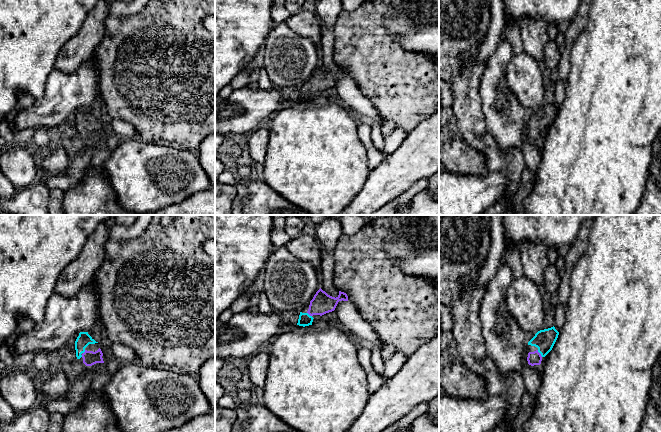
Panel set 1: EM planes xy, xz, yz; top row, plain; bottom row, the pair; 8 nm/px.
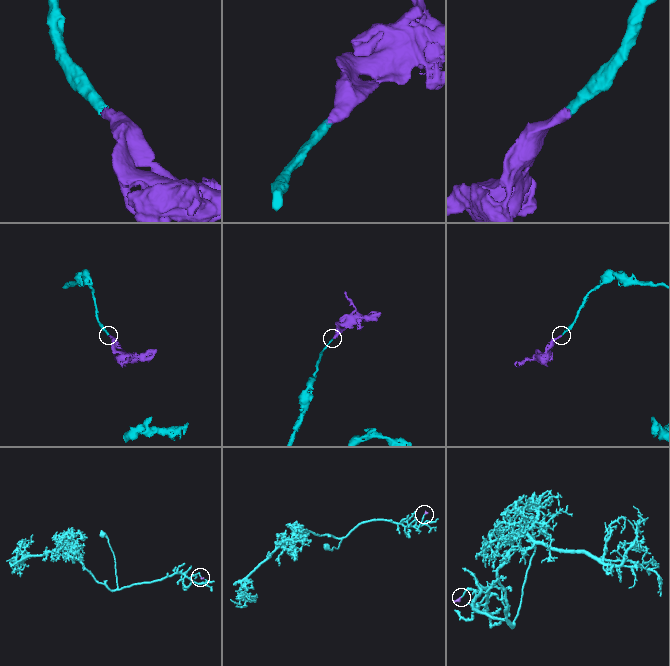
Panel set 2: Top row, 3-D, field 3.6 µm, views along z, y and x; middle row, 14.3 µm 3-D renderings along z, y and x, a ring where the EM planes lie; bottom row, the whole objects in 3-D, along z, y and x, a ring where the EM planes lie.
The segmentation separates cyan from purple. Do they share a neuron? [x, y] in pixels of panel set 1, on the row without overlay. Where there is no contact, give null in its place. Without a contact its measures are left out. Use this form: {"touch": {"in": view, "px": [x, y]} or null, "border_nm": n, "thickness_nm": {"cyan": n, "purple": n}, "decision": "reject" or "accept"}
{"touch": {"in": "yz", "px": [539, 128]}, "border_nm": 70, "thickness_nm": {"cyan": 170, "purple": 110}, "decision": "accept"}

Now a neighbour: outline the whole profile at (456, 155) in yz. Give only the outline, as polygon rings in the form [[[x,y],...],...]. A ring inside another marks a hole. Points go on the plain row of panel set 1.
[[[444,137],[439,146],[439,161],[447,171],[458,175],[484,176],[485,156],[464,139]]]

